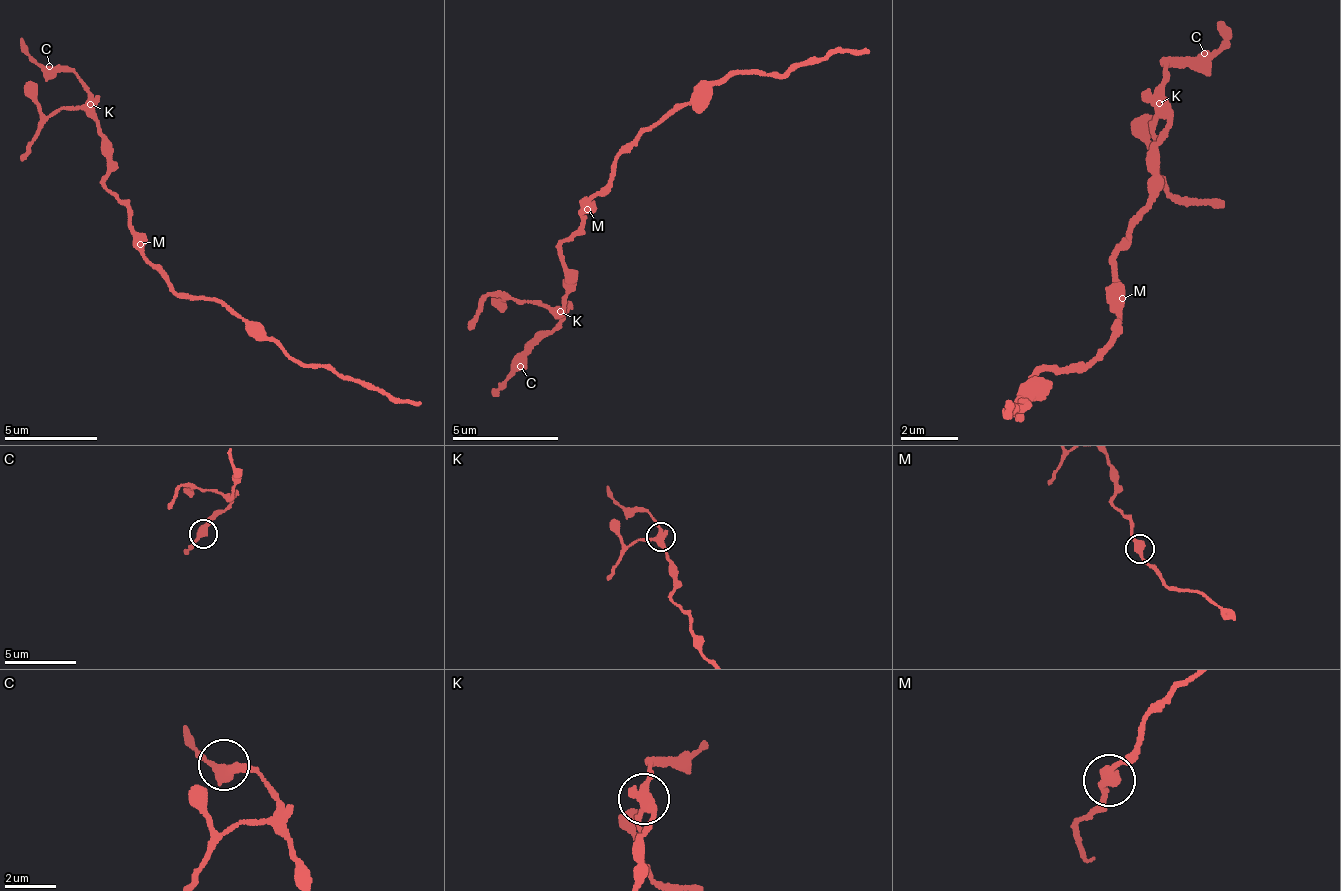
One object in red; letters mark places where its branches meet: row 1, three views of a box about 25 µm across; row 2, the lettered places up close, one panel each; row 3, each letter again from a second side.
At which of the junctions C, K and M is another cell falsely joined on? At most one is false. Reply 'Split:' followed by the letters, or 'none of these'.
Split: K

